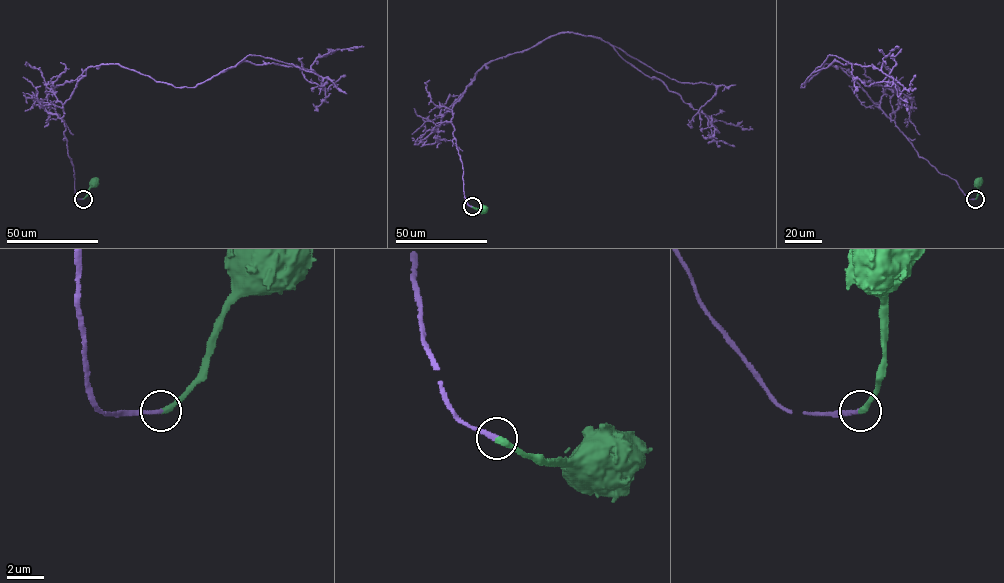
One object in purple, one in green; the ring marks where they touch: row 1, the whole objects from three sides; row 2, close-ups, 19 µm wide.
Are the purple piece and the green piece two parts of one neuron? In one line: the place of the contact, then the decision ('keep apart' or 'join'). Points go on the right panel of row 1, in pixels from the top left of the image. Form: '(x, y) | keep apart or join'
(975, 199) | join

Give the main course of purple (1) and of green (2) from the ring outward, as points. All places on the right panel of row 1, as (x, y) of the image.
1: (976, 198), (840, 67), (825, 63), (801, 87), (829, 55), (866, 86), (889, 74), (890, 57)
2: (976, 198), (978, 182)

